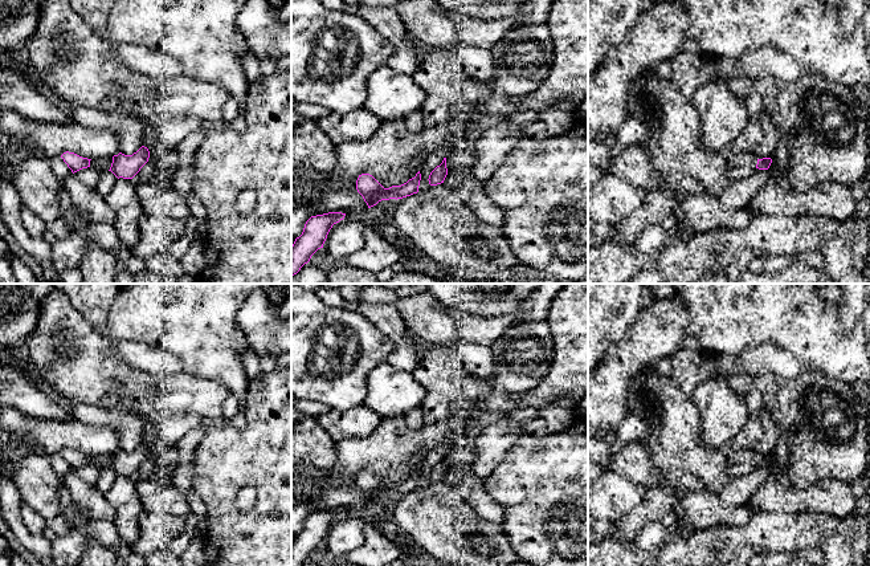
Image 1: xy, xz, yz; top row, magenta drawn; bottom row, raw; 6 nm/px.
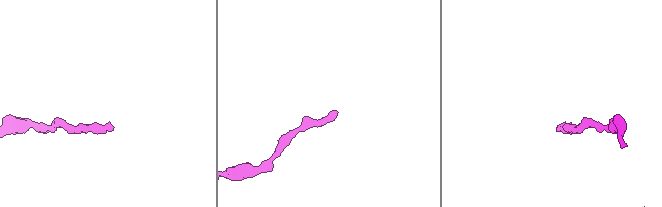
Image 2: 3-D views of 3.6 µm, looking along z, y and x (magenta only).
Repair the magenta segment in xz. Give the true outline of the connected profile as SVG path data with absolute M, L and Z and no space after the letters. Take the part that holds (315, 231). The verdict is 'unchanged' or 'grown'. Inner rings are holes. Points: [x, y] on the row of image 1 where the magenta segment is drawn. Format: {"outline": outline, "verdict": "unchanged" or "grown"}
{"outline": "M328 212L311 216L306 221L302 235L291 245L291 277L310 261L318 249L323 248L330 229L344 216L346 213L342 212Z", "verdict": "unchanged"}

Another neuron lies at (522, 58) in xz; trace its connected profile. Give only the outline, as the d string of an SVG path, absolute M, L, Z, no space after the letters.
M547 24L510 29L489 50L494 60L495 87L508 97L536 91L555 58Z

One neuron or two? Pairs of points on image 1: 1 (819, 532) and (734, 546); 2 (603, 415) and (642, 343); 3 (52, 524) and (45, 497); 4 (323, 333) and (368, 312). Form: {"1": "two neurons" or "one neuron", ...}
{"1": "one neuron", "2": "one neuron", "3": "two neurons", "4": "two neurons"}

